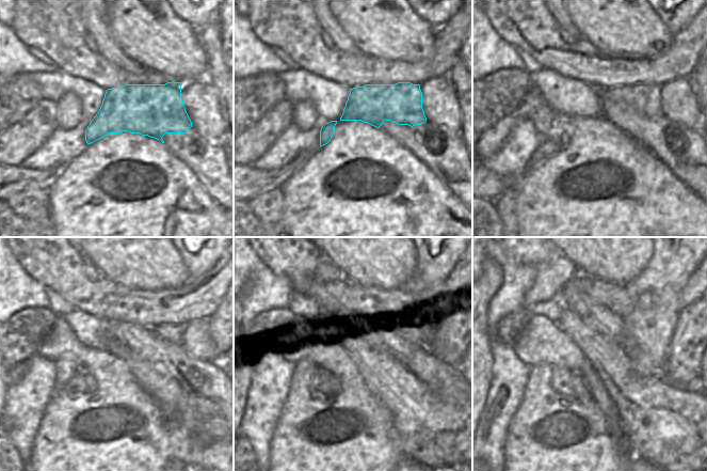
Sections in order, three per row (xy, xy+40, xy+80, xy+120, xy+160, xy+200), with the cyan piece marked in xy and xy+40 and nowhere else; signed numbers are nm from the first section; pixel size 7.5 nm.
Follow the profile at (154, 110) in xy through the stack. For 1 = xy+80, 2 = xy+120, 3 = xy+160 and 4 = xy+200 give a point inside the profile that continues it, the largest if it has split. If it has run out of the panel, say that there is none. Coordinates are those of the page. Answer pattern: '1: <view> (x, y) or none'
1: xy+80 (645, 99)
2: xy+120 (171, 332)
3: xy+160 (334, 385)
4: xy+200 (582, 393)

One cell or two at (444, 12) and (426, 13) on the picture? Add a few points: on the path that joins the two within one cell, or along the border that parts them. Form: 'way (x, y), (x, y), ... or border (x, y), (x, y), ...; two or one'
way (439, 12), (430, 12); one

